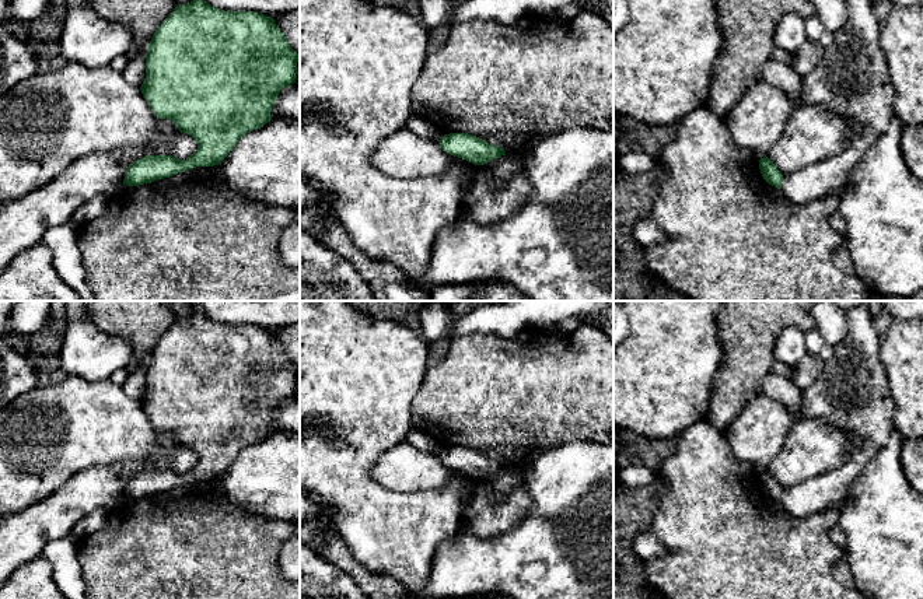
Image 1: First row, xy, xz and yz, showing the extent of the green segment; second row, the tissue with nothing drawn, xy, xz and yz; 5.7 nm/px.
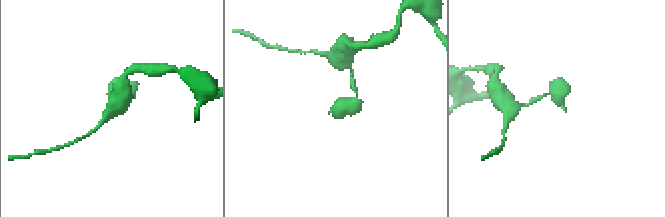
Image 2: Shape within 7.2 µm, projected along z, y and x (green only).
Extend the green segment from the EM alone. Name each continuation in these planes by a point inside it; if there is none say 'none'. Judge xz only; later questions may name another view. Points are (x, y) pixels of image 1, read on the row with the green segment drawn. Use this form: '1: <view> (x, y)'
none

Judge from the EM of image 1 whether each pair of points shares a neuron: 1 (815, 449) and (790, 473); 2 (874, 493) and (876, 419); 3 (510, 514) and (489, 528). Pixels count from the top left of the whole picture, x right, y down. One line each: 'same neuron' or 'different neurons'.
1: same neuron
2: different neurons
3: same neuron

